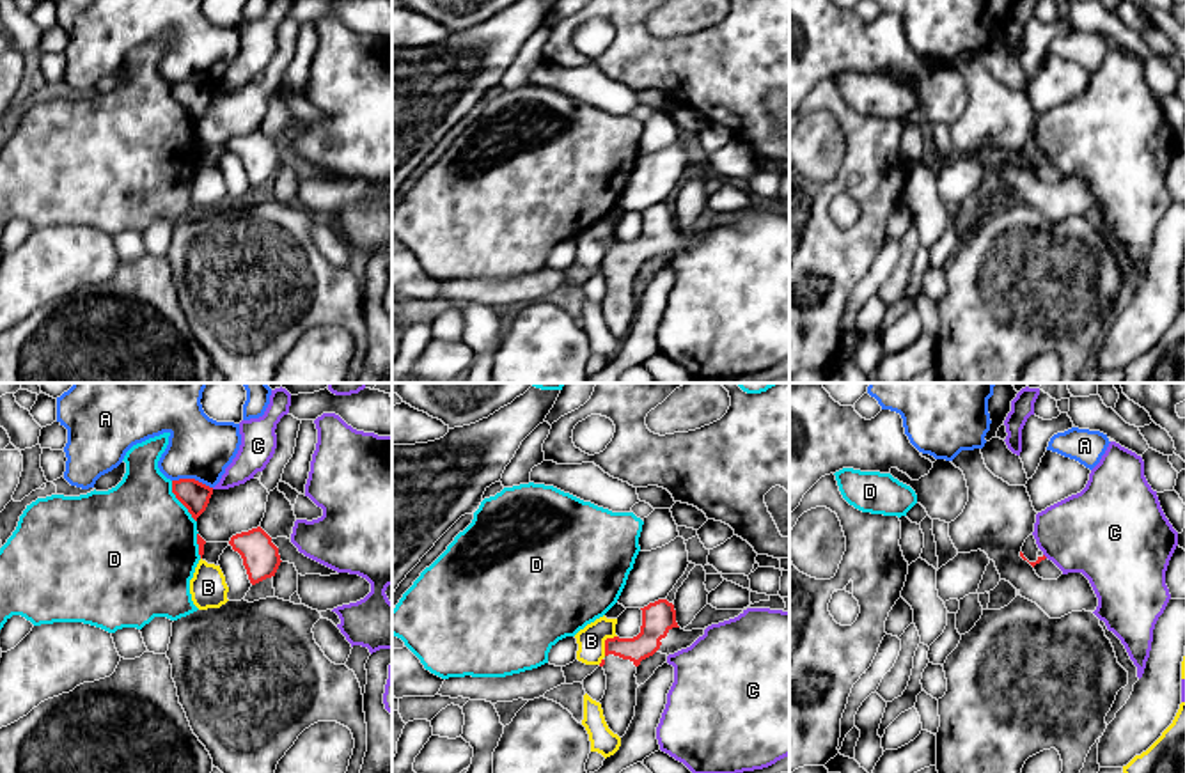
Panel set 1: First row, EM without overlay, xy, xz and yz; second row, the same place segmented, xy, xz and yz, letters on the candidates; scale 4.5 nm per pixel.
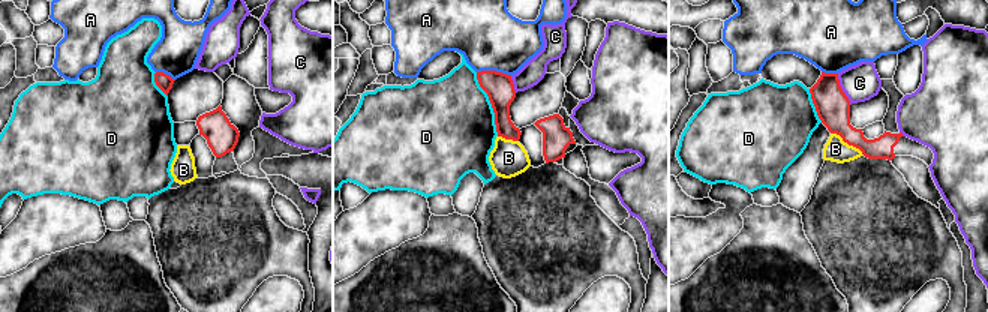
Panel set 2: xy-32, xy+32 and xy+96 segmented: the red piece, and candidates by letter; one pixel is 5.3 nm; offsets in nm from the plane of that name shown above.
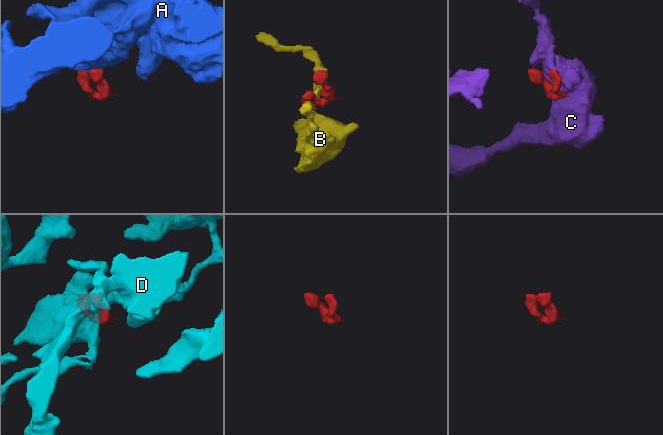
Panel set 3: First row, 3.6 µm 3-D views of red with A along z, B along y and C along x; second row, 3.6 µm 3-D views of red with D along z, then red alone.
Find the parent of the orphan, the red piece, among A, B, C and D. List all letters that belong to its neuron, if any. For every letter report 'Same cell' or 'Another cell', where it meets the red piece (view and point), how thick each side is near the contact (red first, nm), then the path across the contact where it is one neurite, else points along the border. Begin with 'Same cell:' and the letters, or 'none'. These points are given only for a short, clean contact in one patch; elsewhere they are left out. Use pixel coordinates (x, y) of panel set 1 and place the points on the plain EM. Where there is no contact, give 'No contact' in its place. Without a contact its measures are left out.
Same cell: none
A: Another cell. Touches red at xy (192, 82). Thickness 140 nm (red) against 280 nm
B: Another cell. Touches red at xz (605, 245). Thickness 130 nm (red) against 130 nm. Boundary: xz (616, 238), (605, 243), (604, 257)
C: Another cell. No contact
D: Another cell. Touches red at xy (180, 103). Thickness 140 nm (red) against 500 nm

